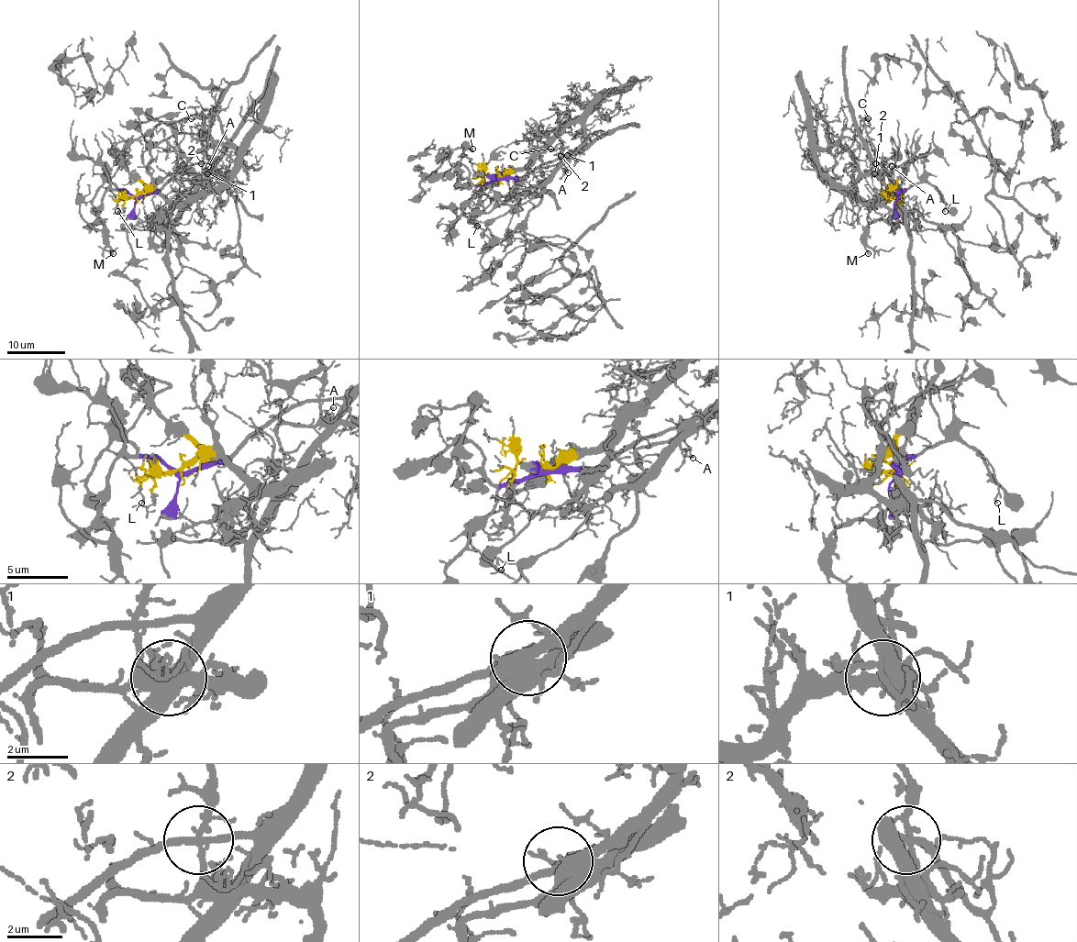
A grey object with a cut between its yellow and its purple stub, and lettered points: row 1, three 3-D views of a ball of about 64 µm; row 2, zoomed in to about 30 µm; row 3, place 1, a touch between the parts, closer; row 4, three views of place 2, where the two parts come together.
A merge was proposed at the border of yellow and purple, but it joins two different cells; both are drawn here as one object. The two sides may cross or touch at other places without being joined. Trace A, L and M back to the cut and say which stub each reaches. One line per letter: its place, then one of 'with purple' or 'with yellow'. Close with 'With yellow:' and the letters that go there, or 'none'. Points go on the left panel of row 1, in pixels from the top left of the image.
A: (208, 166) | with yellow
L: (117, 211) | with purple
M: (113, 253) | with purple
With yellow: A

